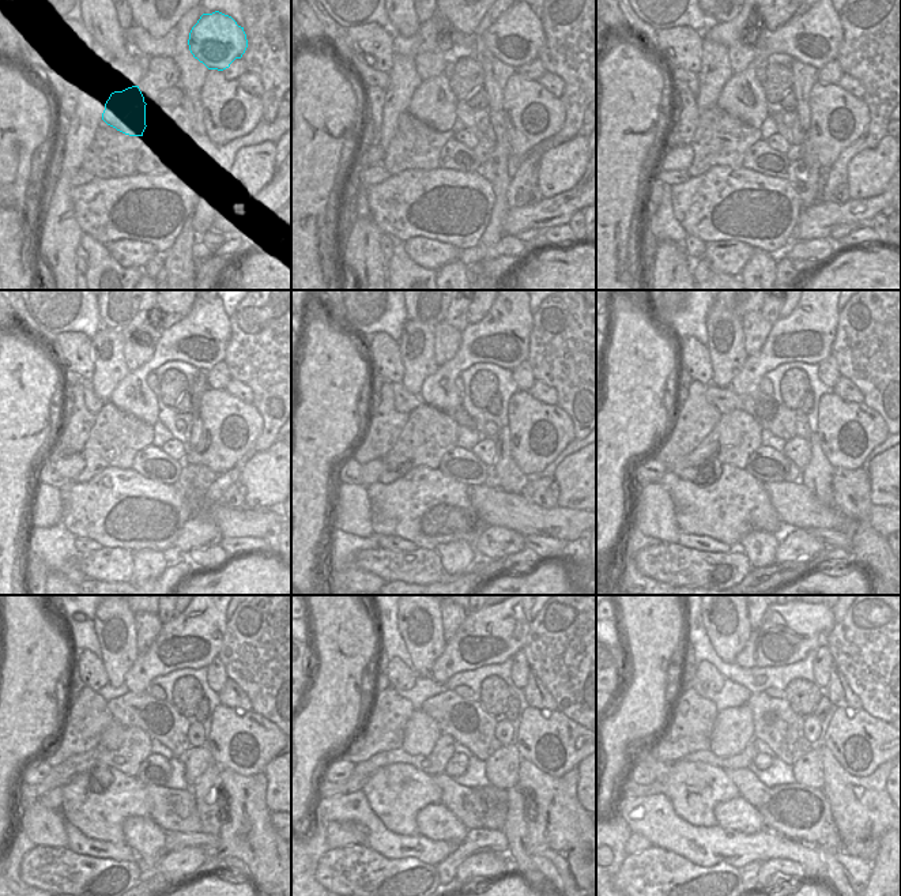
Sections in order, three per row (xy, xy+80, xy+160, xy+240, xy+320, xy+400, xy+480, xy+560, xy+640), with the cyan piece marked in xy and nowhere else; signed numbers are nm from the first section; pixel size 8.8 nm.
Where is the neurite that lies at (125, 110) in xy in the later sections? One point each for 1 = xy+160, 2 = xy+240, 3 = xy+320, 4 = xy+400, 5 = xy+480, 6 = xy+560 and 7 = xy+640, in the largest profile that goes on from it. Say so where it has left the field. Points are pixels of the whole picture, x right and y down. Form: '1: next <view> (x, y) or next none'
1: next xy+160 (814, 38)
2: next xy+240 (200, 338)
3: next xy+320 (502, 337)
4: next xy+400 (806, 335)
5: next xy+480 (192, 639)
6: next xy+560 (496, 632)
7: next xy+640 (788, 632)

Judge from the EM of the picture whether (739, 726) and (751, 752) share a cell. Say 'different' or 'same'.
different

